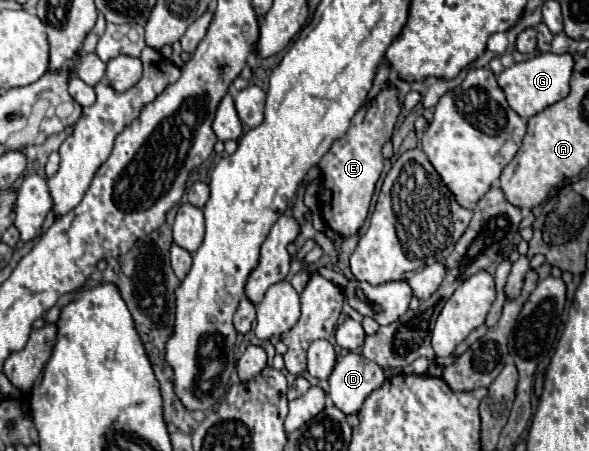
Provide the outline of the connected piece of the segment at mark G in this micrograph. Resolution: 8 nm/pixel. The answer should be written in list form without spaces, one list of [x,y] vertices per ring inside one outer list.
[[[539,54],[531,60],[517,62],[511,68],[505,68],[497,82],[499,88],[505,92],[509,106],[521,116],[521,118],[531,118],[543,108],[563,100],[569,94],[569,78],[573,72],[573,56],[571,54]]]

